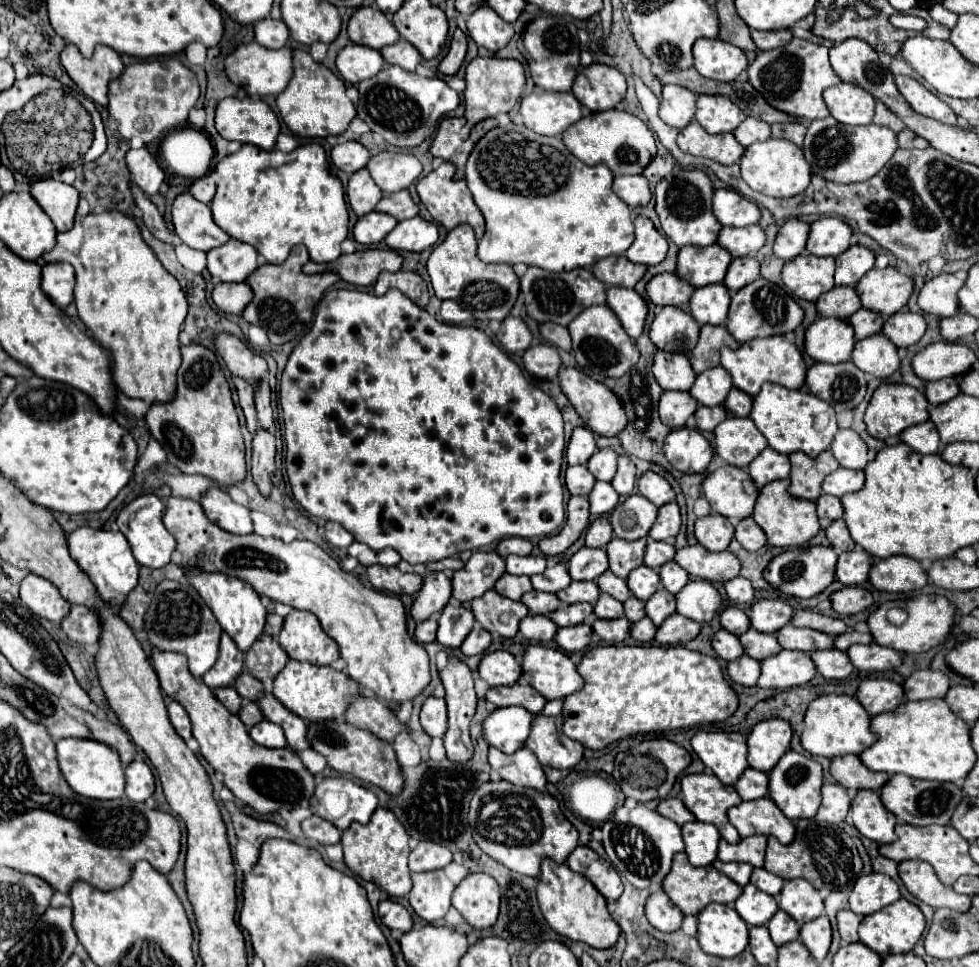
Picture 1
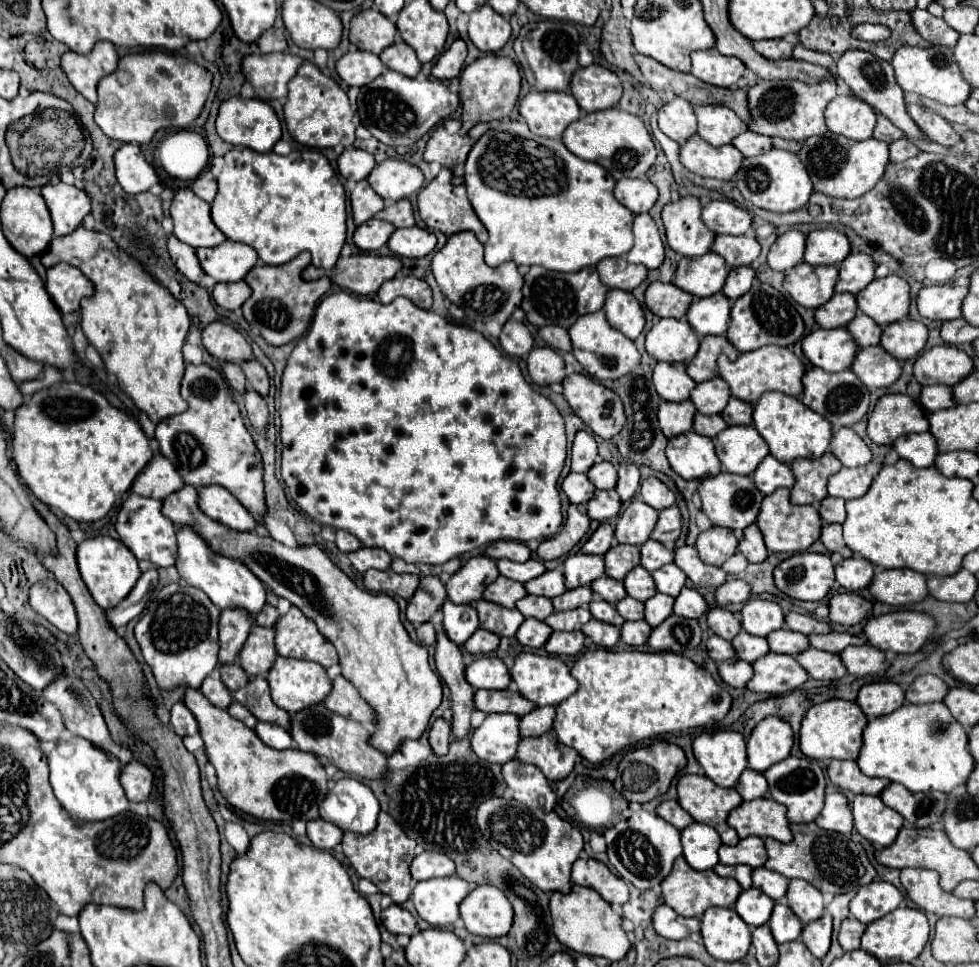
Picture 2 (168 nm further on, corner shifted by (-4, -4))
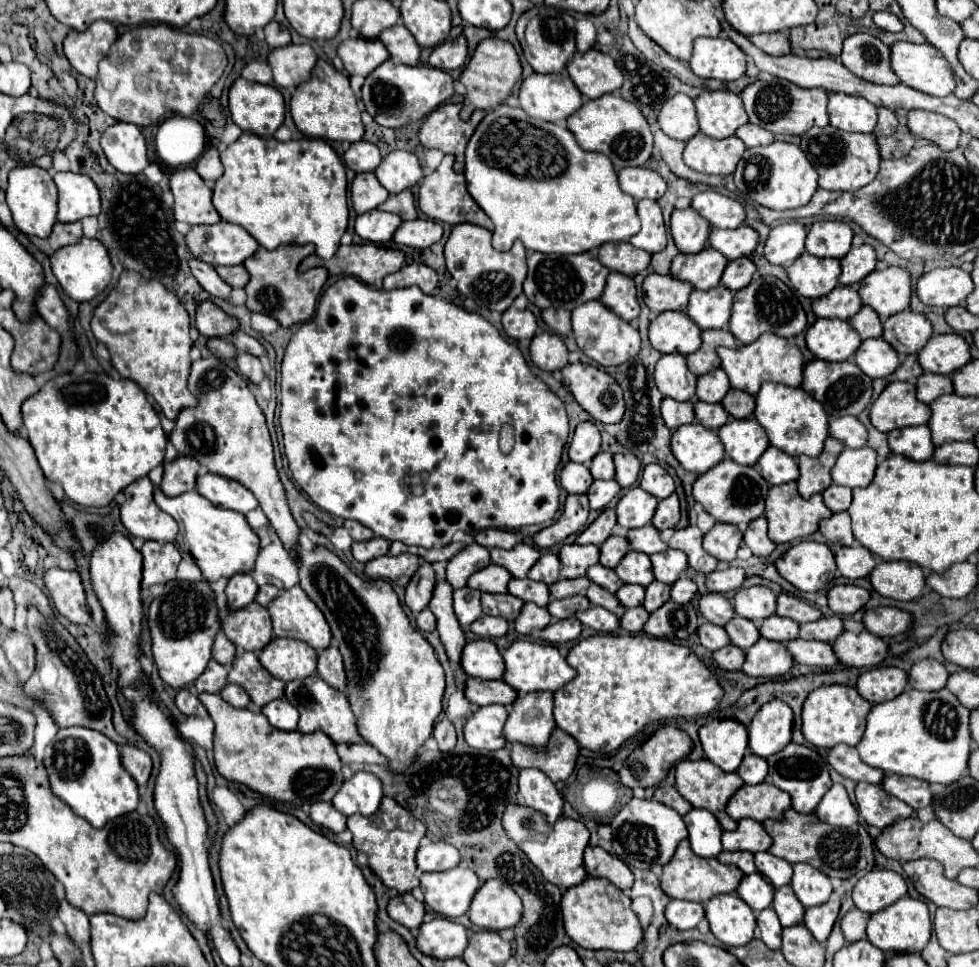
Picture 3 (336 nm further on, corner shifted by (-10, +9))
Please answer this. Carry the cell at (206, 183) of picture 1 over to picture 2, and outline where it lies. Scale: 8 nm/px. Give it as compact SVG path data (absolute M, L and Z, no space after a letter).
M204 171L202 175L198 175L198 179L194 179L192 183L192 191L204 199L206 203L212 203L216 197L216 179L210 171Z

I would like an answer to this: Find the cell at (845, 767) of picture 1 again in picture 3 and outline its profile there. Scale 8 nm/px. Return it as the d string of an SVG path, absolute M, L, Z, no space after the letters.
M838 744L830 748L828 752L828 764L844 778L850 778L854 782L870 782L870 784L880 784L884 778L884 770L872 768L864 764L858 756L858 750L846 744Z

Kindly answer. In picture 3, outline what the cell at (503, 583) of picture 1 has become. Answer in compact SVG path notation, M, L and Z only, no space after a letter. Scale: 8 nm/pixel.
M490 564L490 566L478 570L476 574L472 574L472 578L468 578L468 588L480 590L480 592L486 592L486 590L506 592L506 588L478 588L478 586L508 586L510 578L512 576L504 568L500 568L496 564Z

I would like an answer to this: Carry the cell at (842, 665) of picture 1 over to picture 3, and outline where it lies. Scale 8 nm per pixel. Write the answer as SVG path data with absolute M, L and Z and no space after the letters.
M790 640L784 642L786 650L792 654L792 660L796 664L806 664L806 666L834 666L838 664L834 650L826 642L812 642L812 640Z

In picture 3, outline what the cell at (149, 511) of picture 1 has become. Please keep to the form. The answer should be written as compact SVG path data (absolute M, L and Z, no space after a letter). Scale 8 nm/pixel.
M150 478L134 480L126 490L126 502L120 506L120 520L132 536L158 542L174 542L178 524L154 502L154 484Z

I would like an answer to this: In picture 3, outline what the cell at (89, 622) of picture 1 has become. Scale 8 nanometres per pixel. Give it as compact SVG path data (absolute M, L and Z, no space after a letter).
M146 540L140 548L144 558L142 562L142 588L150 588L152 584L166 584L176 576L176 568L180 562L180 552L174 544Z

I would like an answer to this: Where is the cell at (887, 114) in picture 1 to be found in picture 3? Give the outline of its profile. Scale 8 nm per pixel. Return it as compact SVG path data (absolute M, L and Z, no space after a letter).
M878 108L878 124L876 124L876 130L874 134L876 136L890 136L898 130L898 120L896 120L896 114L888 108Z

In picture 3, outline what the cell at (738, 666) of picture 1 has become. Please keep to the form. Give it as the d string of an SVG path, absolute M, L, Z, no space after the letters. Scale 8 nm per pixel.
M732 644L716 650L712 658L722 670L740 670L740 666L744 664L744 652Z

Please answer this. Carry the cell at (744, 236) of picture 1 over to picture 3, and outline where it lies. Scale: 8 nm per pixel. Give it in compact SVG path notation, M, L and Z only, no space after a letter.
M738 226L734 230L710 230L708 246L722 252L728 260L750 256L758 246L758 232L750 226Z

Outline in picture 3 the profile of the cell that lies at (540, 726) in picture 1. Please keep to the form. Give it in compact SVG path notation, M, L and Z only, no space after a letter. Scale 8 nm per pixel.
M560 728L552 732L552 742L548 746L548 754L532 754L532 750L524 750L522 746L512 746L512 764L518 770L538 768L552 782L566 780L576 766L578 758L578 742L564 734Z

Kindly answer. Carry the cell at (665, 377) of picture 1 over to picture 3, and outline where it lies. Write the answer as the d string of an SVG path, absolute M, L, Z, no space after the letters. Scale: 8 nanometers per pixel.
M664 354L658 360L654 382L662 396L678 402L690 402L696 396L696 376L688 370L686 358L680 354Z

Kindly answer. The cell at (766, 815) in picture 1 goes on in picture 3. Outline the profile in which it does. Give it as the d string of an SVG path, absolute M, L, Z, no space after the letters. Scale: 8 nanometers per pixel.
M762 782L756 786L744 784L726 804L726 812L734 818L752 818L764 822L768 818L782 818L782 812L790 808L790 796L780 788Z

